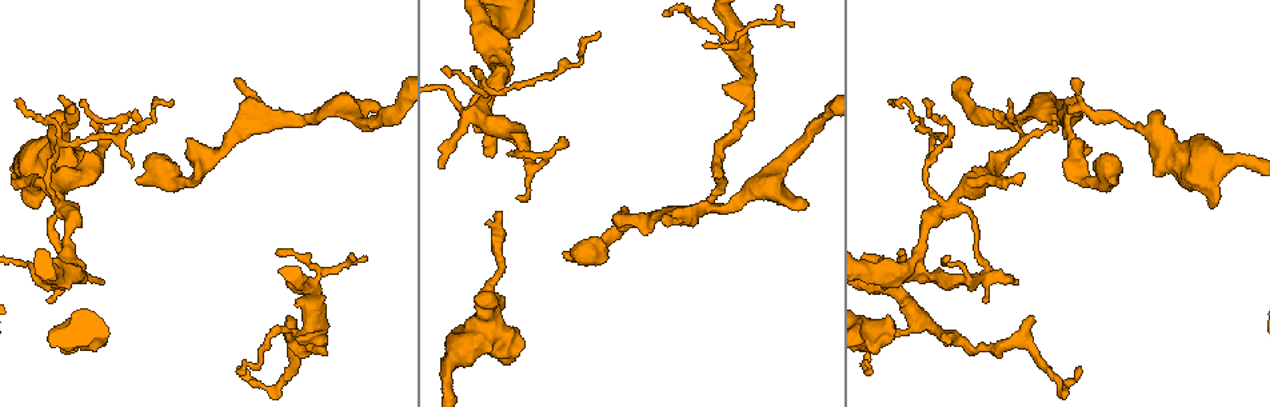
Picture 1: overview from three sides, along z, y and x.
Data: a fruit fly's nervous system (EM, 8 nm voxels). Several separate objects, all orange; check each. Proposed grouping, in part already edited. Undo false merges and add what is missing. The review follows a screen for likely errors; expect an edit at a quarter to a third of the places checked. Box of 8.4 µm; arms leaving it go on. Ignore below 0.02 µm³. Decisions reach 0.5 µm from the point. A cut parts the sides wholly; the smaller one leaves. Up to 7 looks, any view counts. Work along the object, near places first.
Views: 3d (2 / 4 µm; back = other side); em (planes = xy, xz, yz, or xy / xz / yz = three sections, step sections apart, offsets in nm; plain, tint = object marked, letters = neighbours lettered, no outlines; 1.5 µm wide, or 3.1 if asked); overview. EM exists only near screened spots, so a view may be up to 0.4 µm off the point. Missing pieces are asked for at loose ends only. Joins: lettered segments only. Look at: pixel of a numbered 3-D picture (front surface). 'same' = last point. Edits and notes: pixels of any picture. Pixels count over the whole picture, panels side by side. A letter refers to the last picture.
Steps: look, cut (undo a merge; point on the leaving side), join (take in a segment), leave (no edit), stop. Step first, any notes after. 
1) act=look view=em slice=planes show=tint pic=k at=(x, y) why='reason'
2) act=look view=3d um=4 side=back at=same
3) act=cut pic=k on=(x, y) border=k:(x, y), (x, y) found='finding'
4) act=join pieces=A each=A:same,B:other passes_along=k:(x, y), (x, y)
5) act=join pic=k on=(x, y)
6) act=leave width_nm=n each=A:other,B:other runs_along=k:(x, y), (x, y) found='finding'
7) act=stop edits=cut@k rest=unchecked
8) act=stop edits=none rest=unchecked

act=look view=em slice=planes show=tint pic=1 at=(173, 104) why='thin end'

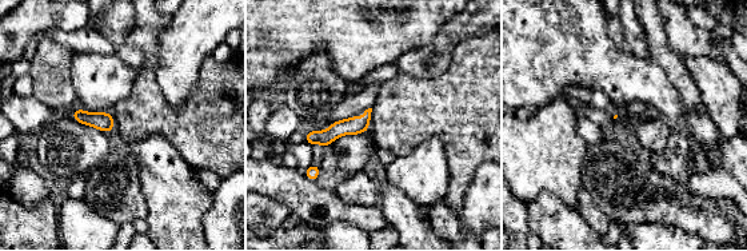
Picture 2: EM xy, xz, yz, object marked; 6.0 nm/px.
act=look view=em slice=planes show=letters at=same

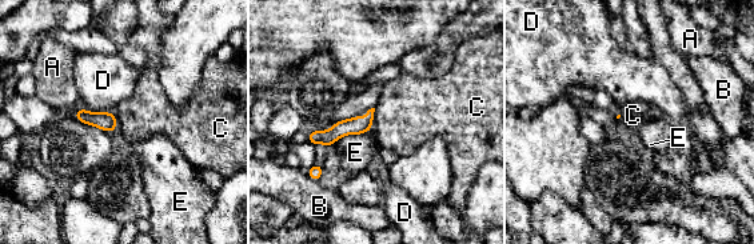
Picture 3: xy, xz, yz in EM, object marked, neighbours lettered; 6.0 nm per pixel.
act=leave each=A:other,B:other,C:other,D:other,E:other runs_along=3:(370, 114), (360, 124), (311, 139) found='none of them fits'

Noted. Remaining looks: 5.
act=look view=3d um=4 pic=1 at=(15, 102) why='an open end'

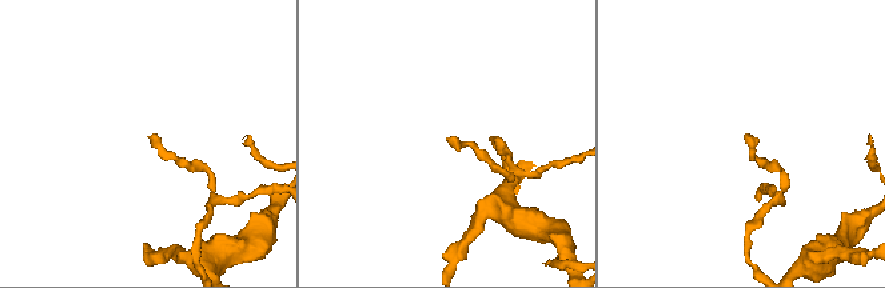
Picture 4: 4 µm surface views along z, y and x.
act=look view=em slice=planes show=letters pic=4 at=(745, 134)

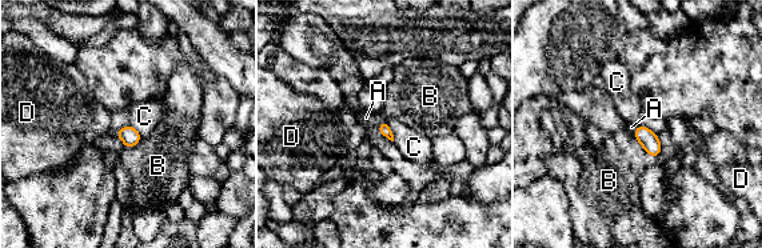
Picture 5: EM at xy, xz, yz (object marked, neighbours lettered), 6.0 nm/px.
act=join pieces=A each=A:same,B:other,C:other,D:other found='the neuron continues'

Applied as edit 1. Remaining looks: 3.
act=look view=overview why='see it whole again'

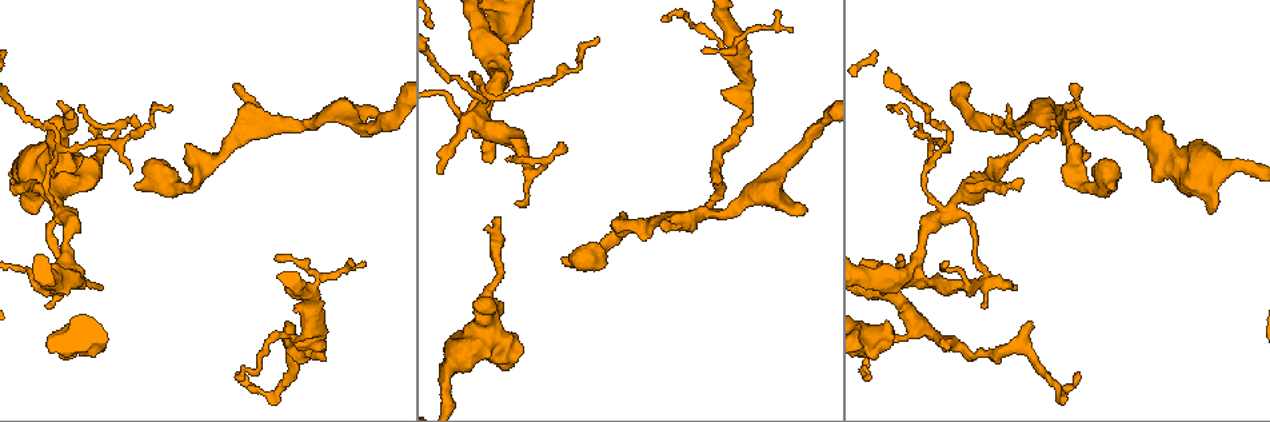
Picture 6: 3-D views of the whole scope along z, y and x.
act=look view=em slice=xz step=8 show=tint pic=6 at=(60, 211) why='sudden change in width'

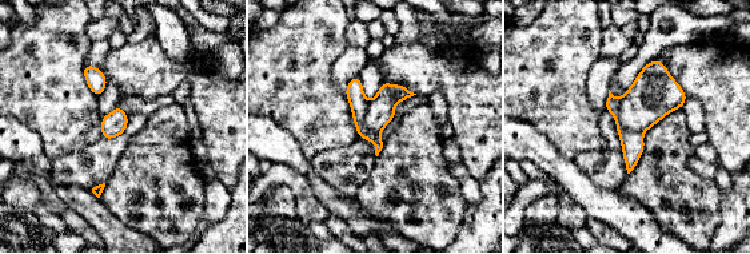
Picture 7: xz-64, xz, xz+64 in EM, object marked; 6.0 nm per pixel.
act=look view=em slice=xz step=8 show=letters at=same why='see the neighbours'

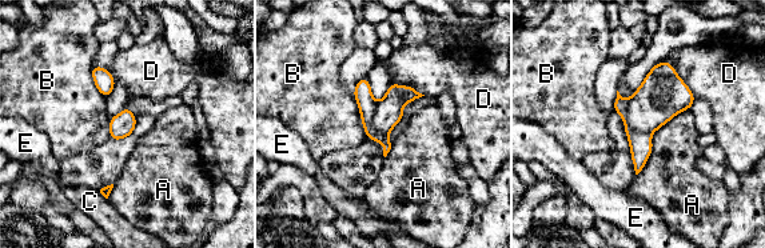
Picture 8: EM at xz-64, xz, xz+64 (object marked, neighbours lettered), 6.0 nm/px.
act=cut pic=8 on=(362, 92) each=A:other,B:other,C:other,D:other,E:other part_leaving=8:(363, 82), (367, 127), (386, 148) found='two neurons meet here'

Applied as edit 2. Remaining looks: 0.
act=stop edits=join@5,cut@8 rest=unchecked

